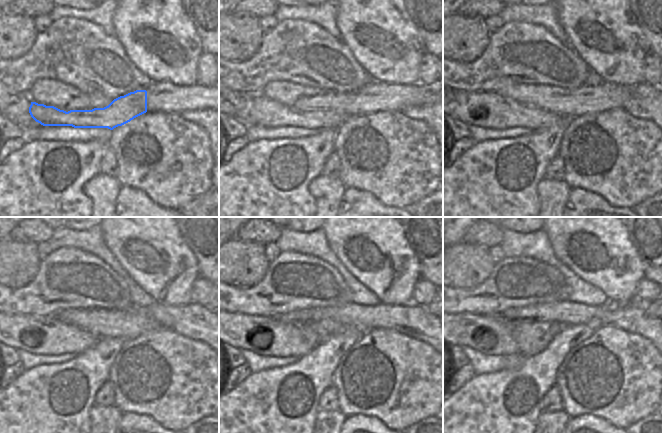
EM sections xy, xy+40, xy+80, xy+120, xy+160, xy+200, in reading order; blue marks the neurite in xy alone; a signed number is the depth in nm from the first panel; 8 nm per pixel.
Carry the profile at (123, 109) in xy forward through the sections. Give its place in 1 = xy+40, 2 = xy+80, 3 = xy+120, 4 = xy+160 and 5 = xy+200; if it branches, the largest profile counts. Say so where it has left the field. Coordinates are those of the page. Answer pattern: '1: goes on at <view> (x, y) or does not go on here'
1: goes on at xy+40 (264, 112)
2: goes on at xy+80 (483, 109)
3: goes on at xy+120 (36, 334)
4: goes on at xy+160 (265, 336)
5: goes on at xy+200 (488, 335)

